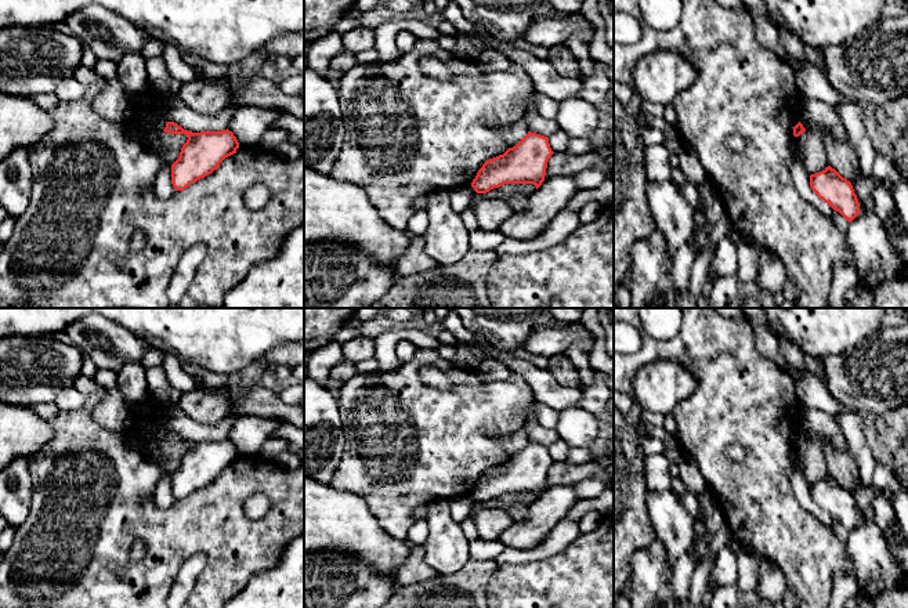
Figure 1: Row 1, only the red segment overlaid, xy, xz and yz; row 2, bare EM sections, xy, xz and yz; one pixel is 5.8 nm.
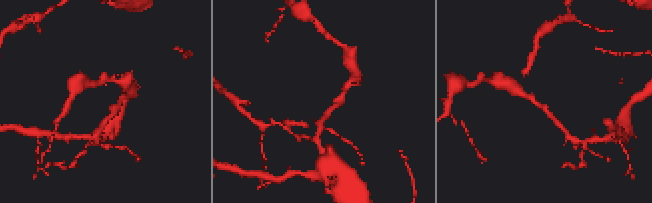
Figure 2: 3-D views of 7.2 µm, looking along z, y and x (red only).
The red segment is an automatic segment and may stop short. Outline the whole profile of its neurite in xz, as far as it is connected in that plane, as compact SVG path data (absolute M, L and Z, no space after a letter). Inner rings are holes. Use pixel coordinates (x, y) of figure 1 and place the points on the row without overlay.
M528 441L516 456L486 470L471 496L477 503L486 503L504 493L533 493L538 499L553 463L547 446Z

